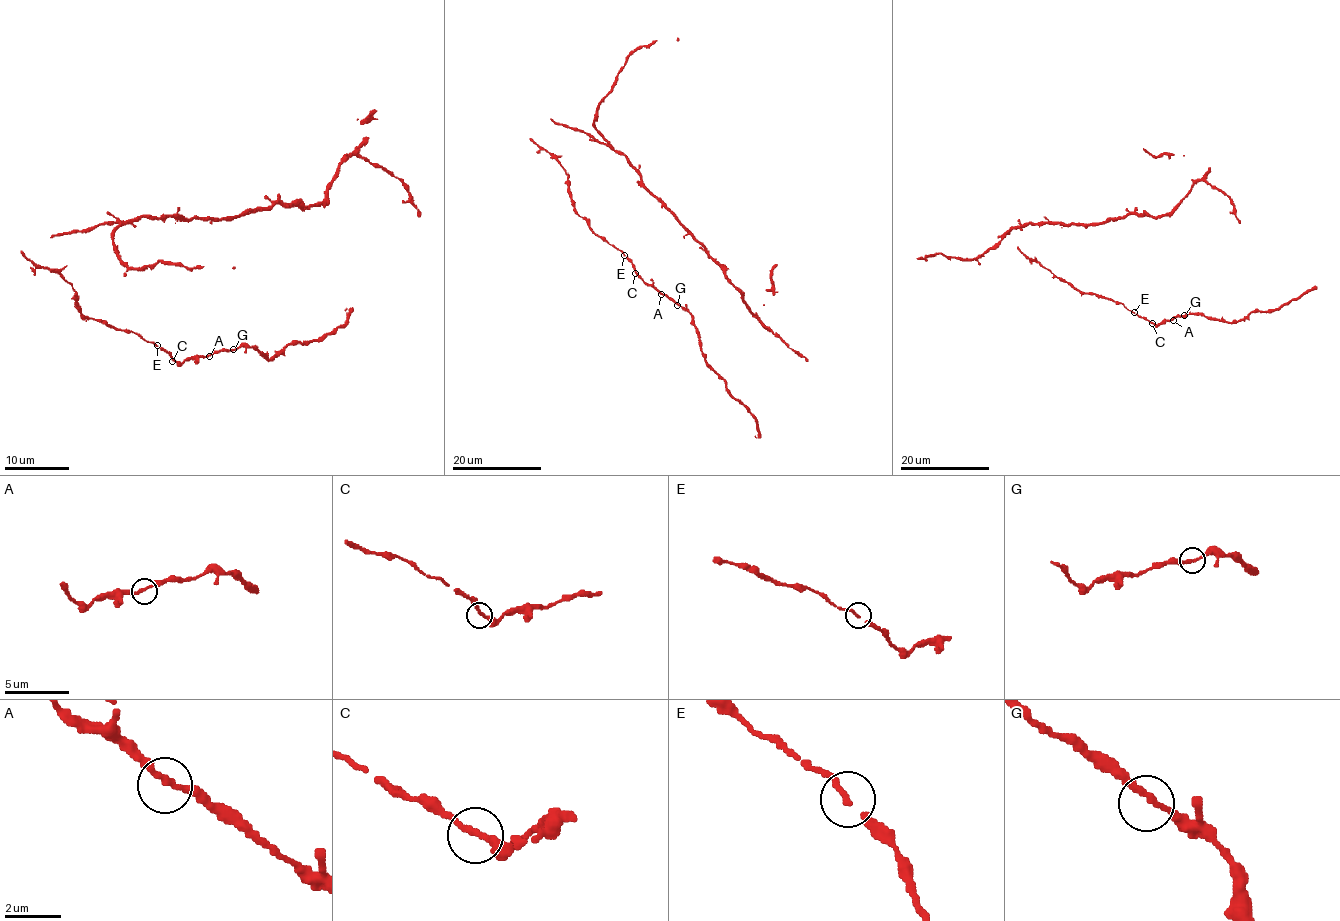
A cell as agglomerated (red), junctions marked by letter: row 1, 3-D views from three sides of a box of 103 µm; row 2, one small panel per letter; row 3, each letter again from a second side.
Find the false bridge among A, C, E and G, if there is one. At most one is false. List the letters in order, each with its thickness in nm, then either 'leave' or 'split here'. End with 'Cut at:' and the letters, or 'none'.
A: calibre 240 nm; leave
C: calibre 240 nm; leave
E: calibre 170 nm; leave
G: calibre 240 nm; leave
Cut at: none

